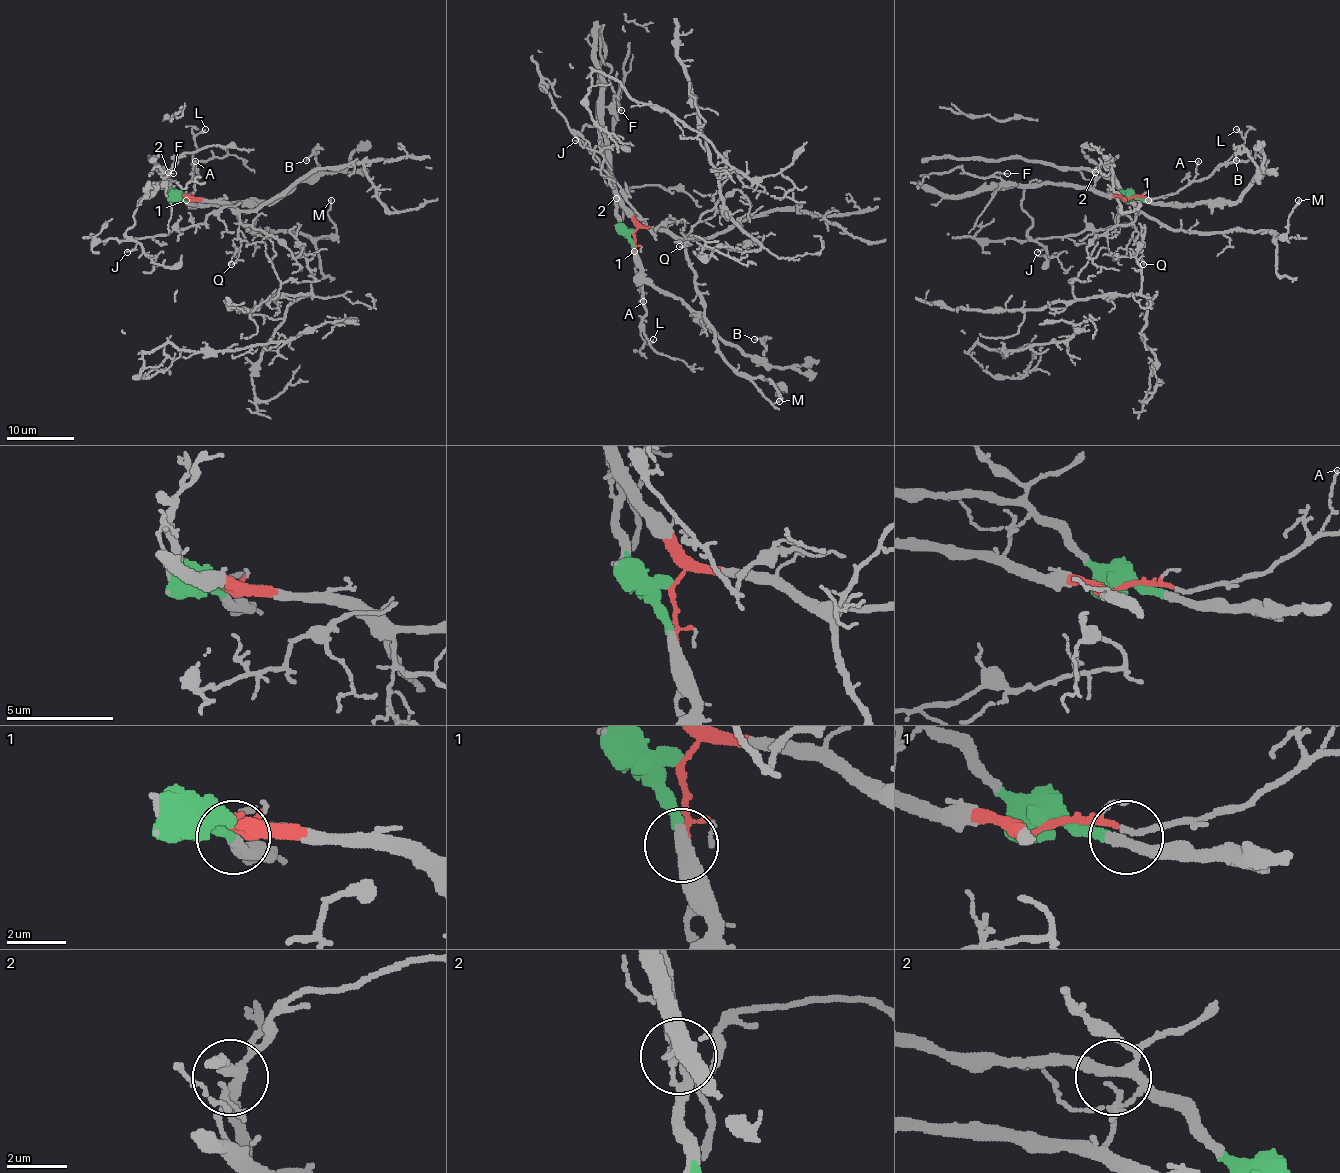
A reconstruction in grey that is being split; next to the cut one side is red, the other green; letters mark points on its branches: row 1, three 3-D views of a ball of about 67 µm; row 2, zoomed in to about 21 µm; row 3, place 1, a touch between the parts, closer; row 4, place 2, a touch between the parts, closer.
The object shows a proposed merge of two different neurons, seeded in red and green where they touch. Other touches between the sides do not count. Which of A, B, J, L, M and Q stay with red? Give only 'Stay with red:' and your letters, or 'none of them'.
Stay with red: A, J, L, M, Q

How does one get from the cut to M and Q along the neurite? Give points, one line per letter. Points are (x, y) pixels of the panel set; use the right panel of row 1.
M: (1129, 198), (1124, 199), (1175, 230), (1270, 232), (1275, 238), (1287, 232), (1290, 211), (1299, 199)
Q: (1129, 198), (1124, 199), (1135, 208), (1134, 227), (1142, 247), (1142, 264)

